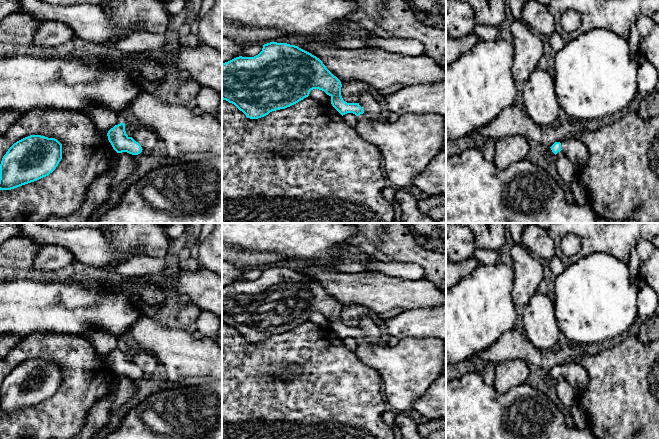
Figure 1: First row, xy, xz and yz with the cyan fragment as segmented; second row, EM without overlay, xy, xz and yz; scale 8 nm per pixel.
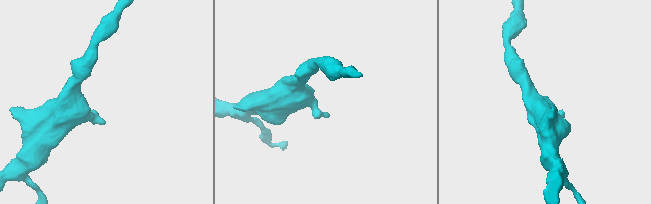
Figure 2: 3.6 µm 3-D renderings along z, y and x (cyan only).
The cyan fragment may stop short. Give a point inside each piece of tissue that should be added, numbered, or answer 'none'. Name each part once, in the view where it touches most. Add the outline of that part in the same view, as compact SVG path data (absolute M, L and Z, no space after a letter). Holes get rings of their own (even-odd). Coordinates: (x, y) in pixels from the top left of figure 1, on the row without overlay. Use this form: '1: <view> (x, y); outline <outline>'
1: yz (574, 372); outline M578 361L561 366L561 373L577 395L581 394L588 385L589 378L586 369Z

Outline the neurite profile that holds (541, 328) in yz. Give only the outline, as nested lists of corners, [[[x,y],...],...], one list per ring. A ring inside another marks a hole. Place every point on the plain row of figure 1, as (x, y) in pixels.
[[[539,291],[523,307],[523,327],[529,341],[541,351],[557,348],[562,343],[553,300]]]

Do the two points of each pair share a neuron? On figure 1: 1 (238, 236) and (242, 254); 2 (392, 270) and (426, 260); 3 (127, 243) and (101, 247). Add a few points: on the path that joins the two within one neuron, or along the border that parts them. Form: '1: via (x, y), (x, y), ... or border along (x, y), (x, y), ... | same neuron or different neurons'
1: border along (232, 243), (248, 250), (263, 252) | different neurons
2: border along (391, 261), (414, 262), (422, 268), (425, 278) | different neurons
3: border along (104, 233), (113, 247), (130, 251), (133, 255) | different neurons

